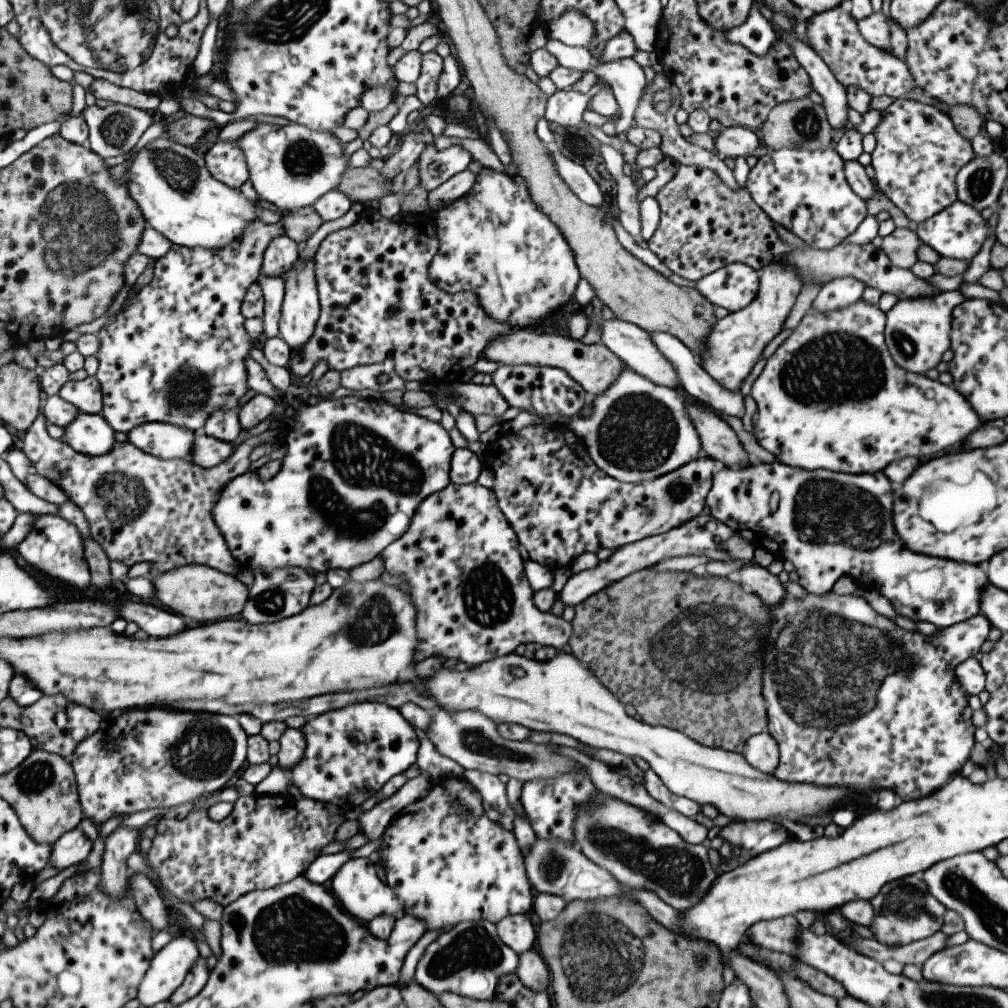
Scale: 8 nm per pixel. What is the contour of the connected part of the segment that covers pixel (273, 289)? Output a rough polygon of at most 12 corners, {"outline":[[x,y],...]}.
{"outline":[[283,278],[256,281],[263,296],[262,339],[278,336]]}

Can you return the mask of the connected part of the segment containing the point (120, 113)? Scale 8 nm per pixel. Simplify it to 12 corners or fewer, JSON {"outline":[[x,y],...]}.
{"outline":[[119,103],[85,106],[87,147],[129,154],[151,113]]}

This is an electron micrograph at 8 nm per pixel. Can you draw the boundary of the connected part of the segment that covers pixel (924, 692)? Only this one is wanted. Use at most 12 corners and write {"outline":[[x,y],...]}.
{"outline":[[859,596],[767,606],[773,776],[863,812],[975,744],[977,613],[907,631]]}

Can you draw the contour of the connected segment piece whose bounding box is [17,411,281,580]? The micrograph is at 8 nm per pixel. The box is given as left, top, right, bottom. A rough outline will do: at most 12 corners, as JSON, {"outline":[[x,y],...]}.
{"outline":[[51,438],[17,444],[71,501],[109,561],[153,580],[198,564],[237,574],[211,508],[249,452],[217,466],[129,442],[103,456]]}

